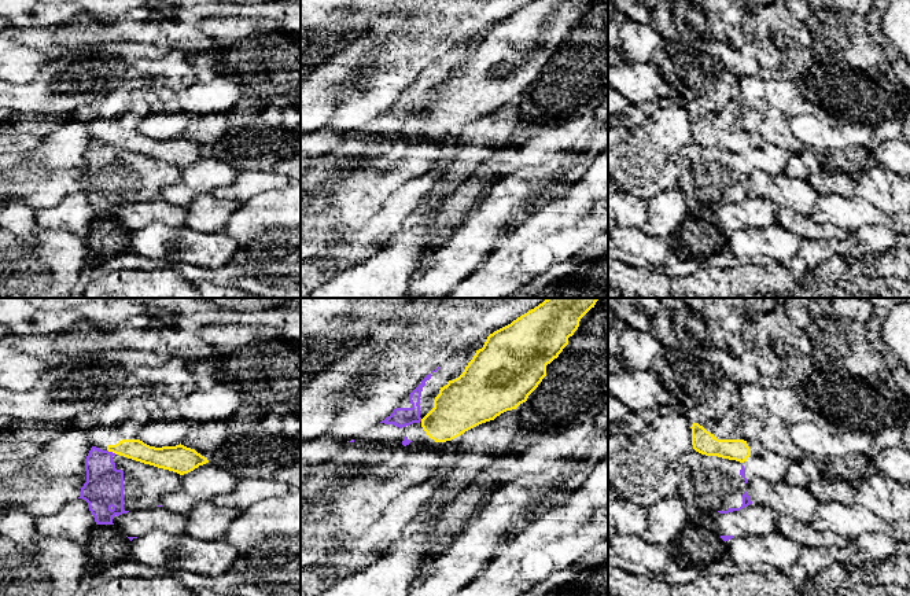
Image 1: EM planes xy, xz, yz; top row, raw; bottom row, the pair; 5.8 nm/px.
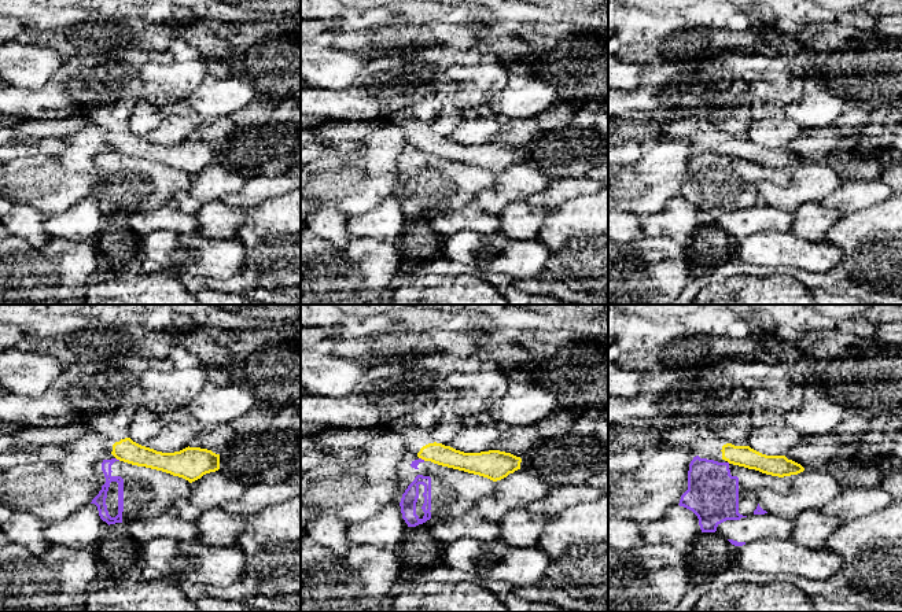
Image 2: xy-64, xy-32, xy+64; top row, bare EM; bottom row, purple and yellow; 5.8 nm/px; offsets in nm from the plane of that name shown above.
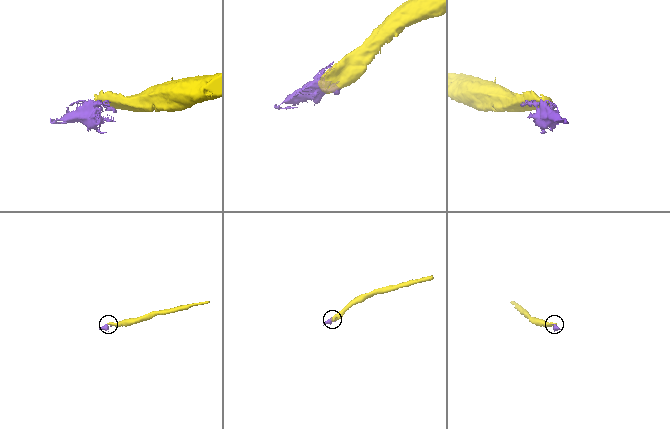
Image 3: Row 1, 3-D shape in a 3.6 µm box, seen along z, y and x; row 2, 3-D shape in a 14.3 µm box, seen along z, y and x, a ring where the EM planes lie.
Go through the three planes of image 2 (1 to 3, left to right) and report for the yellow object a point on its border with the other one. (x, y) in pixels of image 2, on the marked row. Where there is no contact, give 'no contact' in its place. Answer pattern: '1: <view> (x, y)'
1: xy-64 (118, 460)
2: xy-32 (420, 458)
3: no contact

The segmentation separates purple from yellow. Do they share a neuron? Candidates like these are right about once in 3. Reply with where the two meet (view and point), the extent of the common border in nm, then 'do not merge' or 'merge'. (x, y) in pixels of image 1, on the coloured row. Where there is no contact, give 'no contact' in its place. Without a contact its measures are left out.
xy (111, 452) | 60 nm | do not merge

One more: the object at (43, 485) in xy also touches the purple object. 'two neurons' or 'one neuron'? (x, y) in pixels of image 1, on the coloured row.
two neurons

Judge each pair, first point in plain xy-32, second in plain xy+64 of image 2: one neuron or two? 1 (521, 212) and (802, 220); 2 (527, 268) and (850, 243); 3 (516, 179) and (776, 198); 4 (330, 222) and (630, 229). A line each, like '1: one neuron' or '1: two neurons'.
1: one neuron
2: two neurons
3: one neuron
4: one neuron

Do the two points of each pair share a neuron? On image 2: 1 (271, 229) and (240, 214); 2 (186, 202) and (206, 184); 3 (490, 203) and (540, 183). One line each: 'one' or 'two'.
1: two
2: one
3: one

